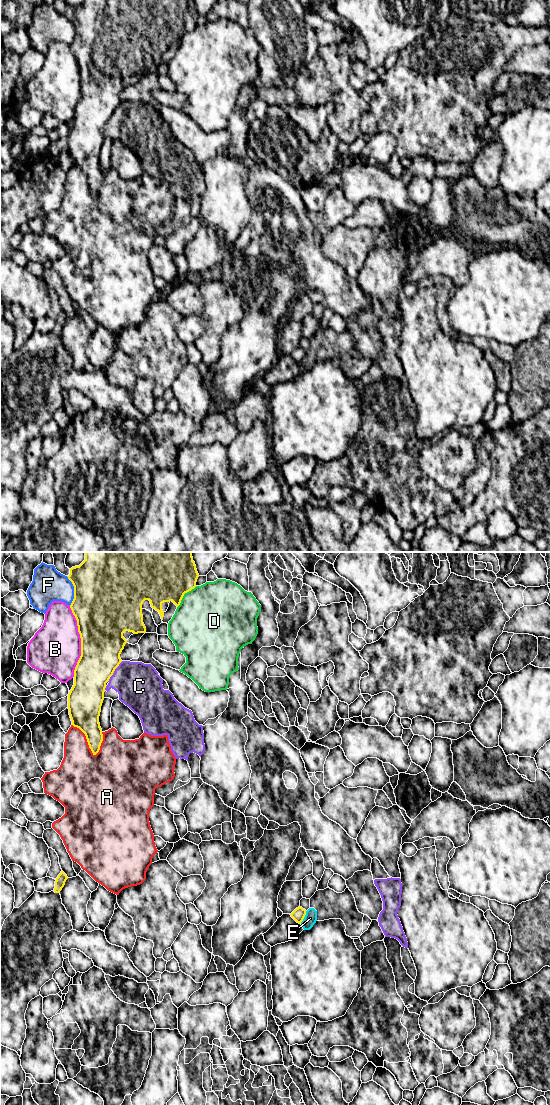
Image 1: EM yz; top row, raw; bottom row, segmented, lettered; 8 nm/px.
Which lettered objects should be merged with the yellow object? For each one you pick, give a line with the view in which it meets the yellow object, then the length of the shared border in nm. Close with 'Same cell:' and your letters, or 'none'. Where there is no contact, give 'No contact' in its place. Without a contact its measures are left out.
Same cell: none

